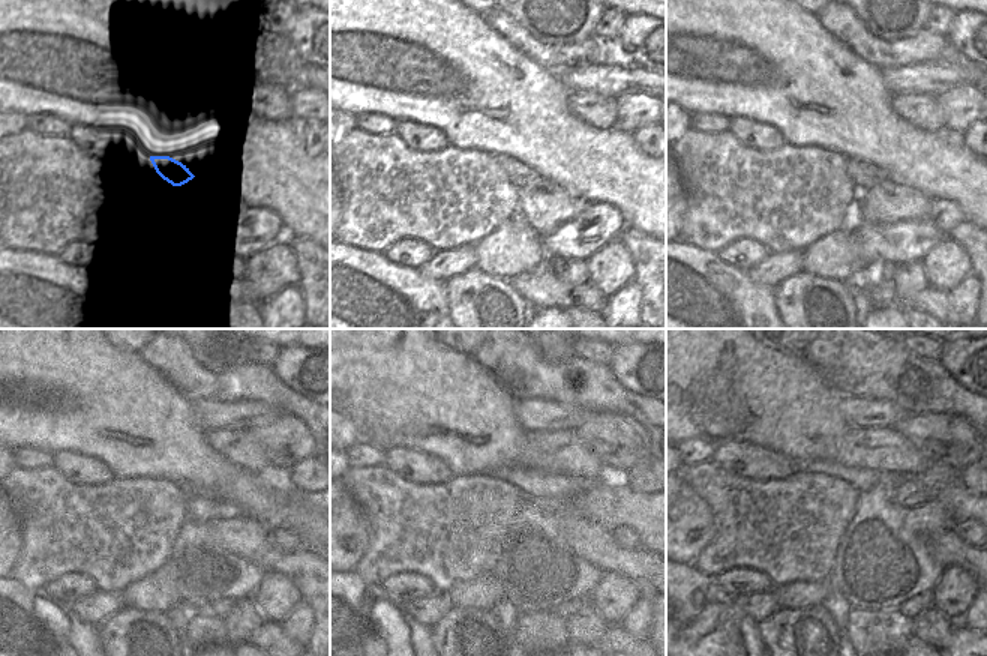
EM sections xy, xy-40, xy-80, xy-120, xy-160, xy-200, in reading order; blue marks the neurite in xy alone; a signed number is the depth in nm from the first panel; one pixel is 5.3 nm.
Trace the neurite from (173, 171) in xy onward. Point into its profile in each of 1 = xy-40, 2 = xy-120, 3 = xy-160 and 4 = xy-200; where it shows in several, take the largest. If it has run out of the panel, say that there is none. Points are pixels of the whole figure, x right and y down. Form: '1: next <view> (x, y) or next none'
1: next xy-40 (518, 173)
2: next xy-120 (200, 508)
3: next xy-160 (569, 505)
4: next xy-200 (912, 490)

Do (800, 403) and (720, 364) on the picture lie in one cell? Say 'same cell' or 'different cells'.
same cell

